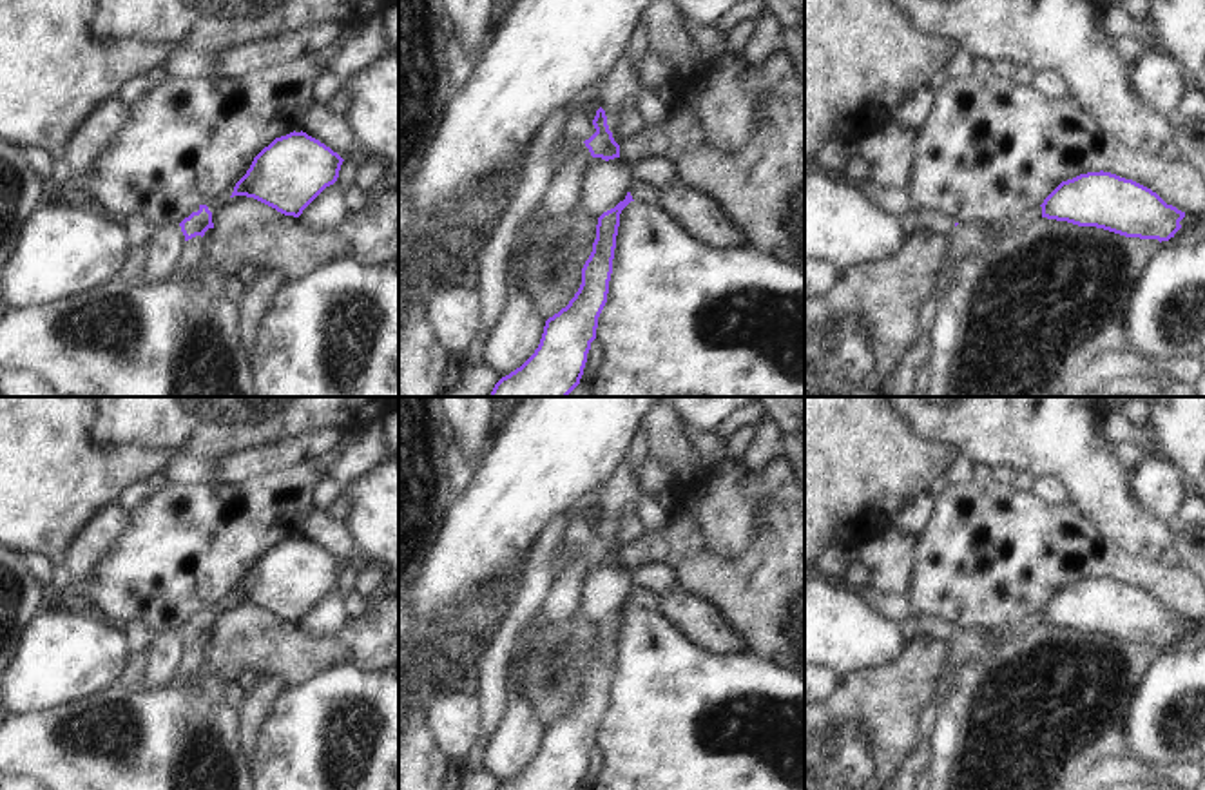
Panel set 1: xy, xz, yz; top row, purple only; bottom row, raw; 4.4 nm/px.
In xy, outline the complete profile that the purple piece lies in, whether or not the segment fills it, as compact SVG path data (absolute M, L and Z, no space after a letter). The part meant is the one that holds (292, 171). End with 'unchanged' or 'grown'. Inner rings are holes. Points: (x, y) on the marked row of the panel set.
M306 132L275 138L236 183L234 196L254 198L284 216L303 210L339 178L342 158Z; unchanged

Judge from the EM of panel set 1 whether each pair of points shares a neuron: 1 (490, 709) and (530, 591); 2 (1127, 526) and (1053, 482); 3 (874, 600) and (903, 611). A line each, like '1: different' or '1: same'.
1: same
2: different
3: same

